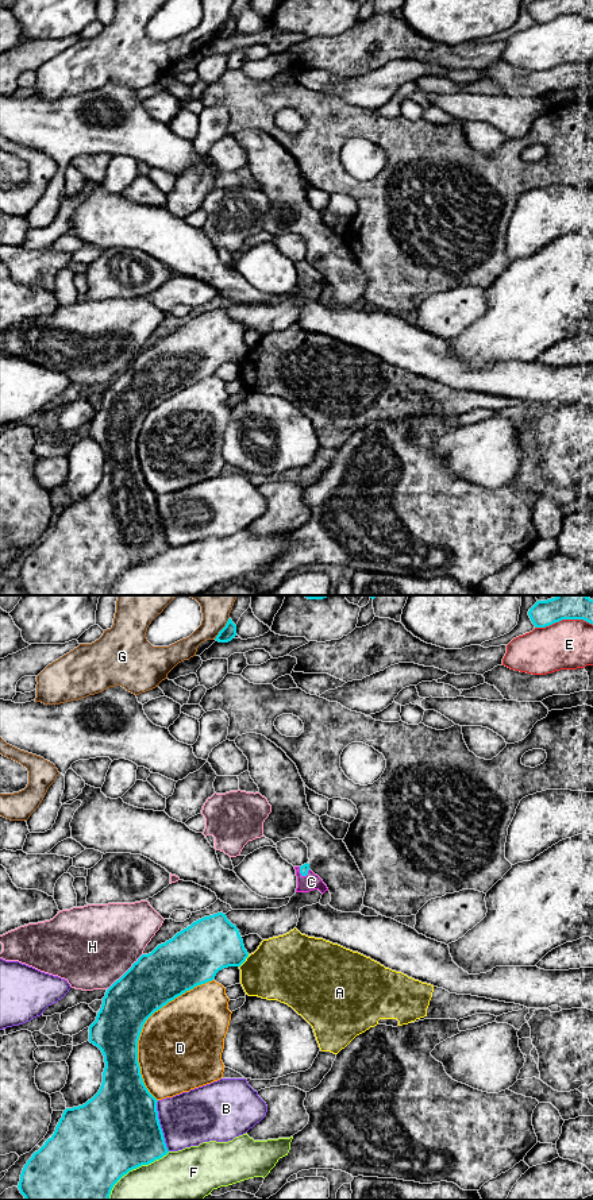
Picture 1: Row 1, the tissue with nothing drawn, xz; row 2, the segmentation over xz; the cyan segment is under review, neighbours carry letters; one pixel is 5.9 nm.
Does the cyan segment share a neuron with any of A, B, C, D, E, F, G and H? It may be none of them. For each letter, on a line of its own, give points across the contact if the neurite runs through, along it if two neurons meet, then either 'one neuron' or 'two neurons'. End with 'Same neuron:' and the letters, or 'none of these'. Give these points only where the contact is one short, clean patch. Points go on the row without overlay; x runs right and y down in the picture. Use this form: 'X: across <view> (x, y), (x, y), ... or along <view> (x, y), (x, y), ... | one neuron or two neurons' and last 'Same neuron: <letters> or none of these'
A: along xz (249, 350), (239, 362) | two neurons
B: two neurons
C: across xz (304, 263), (303, 270), (311, 277) | one neuron
D: two neurons
E: two neurons
F: two neurons
G: two neurons
H: two neurons
Same neuron: C

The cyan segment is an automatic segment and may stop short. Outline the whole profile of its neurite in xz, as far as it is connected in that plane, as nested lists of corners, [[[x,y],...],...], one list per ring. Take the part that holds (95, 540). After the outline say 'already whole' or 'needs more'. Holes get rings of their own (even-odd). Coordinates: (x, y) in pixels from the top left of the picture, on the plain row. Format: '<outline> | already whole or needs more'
[[[217,308],[193,317],[172,335],[142,350],[105,387],[96,416],[89,421],[89,437],[97,441],[105,463],[99,487],[85,499],[66,503],[54,529],[24,560],[19,586],[26,595],[109,595],[113,580],[130,566],[149,560],[169,548],[158,514],[157,494],[146,483],[138,458],[138,436],[146,416],[169,397],[197,381],[212,377],[219,366],[240,362],[249,352],[239,325],[226,309]]] | already whole

